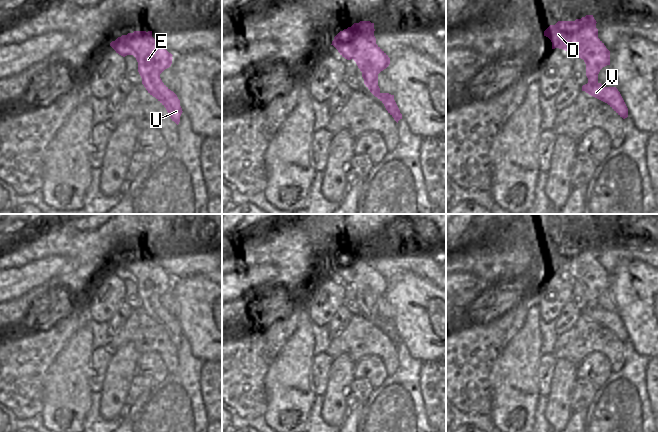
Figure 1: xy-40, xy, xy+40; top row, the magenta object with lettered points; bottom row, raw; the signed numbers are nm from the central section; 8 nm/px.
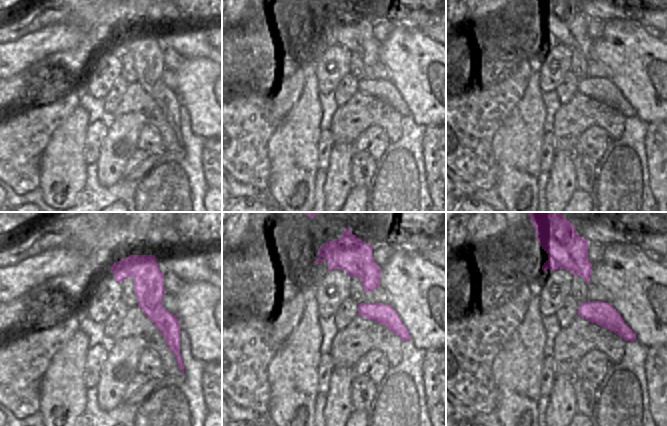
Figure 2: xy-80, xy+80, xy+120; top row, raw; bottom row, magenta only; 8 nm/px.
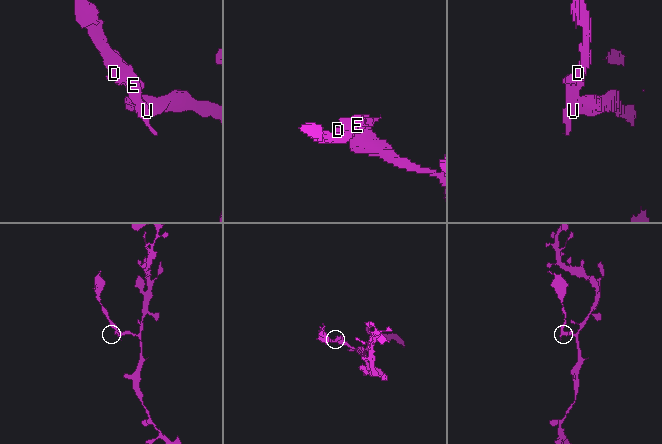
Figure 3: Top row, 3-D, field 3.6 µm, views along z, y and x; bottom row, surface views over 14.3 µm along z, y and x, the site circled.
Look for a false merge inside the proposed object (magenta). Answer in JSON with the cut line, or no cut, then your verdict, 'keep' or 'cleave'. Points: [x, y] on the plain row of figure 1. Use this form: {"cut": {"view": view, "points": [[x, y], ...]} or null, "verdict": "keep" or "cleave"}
{"cut": {"view": "xy+40", "points": [[588, 306], [597, 307]]}, "verdict": "cleave"}

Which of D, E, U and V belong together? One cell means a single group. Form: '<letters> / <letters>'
D E U / V

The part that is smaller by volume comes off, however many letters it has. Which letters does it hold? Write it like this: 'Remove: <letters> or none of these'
Remove: D, E, U

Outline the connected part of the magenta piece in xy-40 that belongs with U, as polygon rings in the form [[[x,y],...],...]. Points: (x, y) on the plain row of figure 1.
[[[134,255],[122,259],[112,265],[110,270],[123,281],[133,279],[136,282],[142,308],[166,332],[172,345],[178,349],[183,336],[180,324],[160,302],[160,298],[171,290],[173,279],[152,261],[152,255]]]

